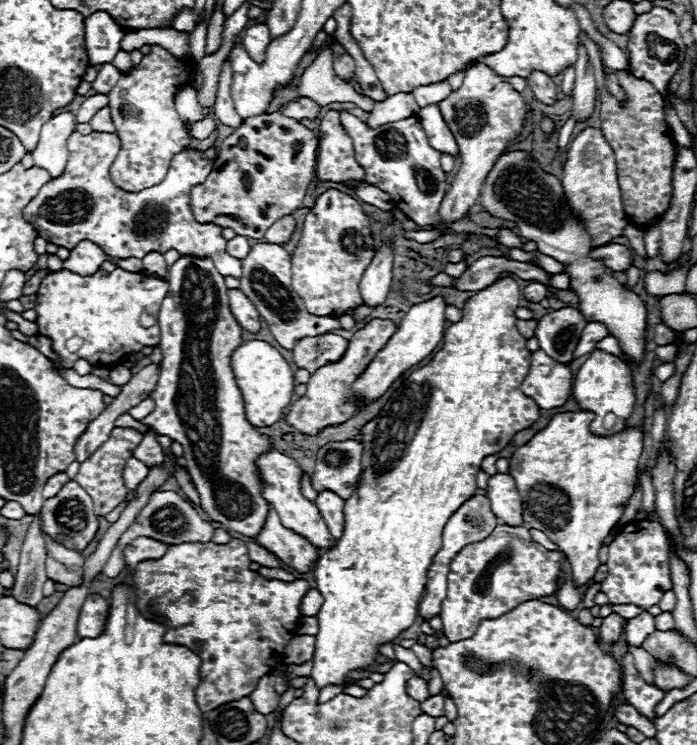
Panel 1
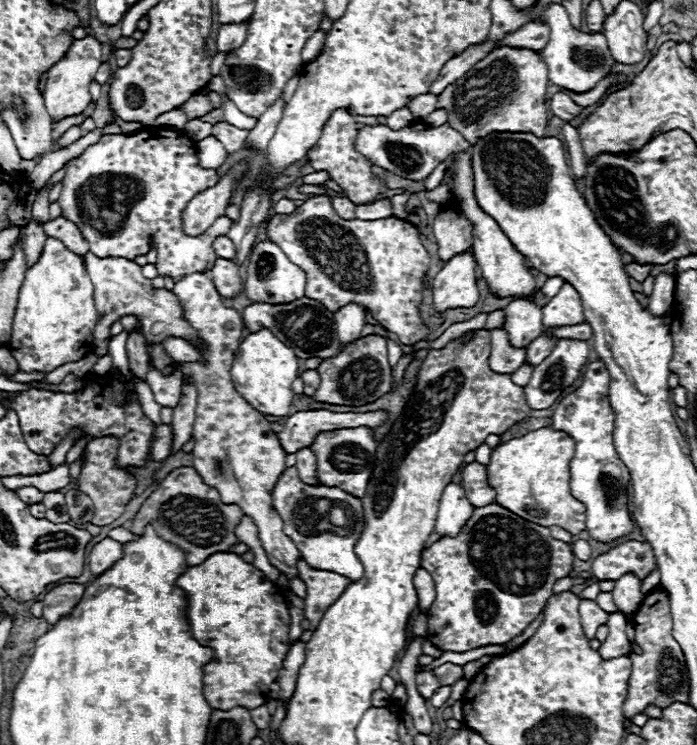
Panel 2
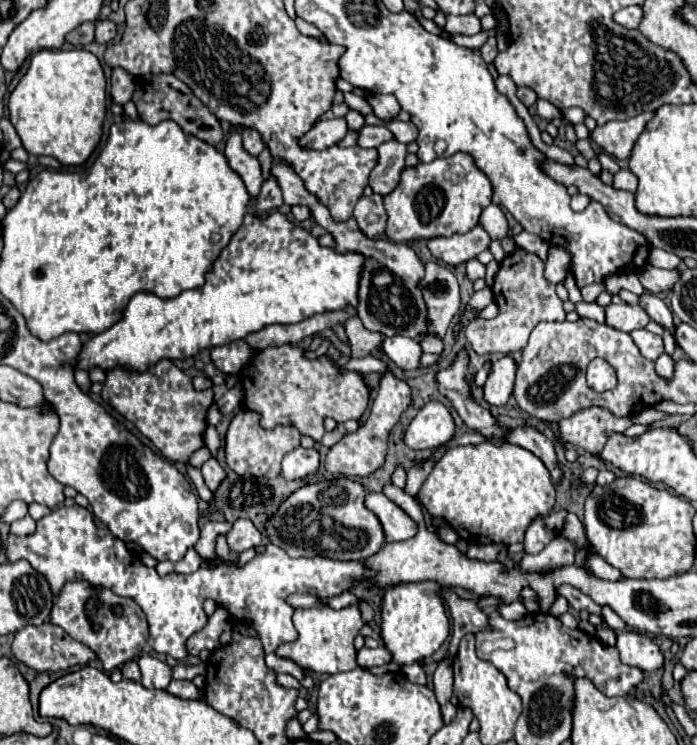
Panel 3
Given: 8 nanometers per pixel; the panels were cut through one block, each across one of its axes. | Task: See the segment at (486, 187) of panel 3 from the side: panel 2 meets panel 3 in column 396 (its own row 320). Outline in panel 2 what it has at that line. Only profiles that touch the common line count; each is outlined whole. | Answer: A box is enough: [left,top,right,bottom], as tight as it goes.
[146,272,300,580]

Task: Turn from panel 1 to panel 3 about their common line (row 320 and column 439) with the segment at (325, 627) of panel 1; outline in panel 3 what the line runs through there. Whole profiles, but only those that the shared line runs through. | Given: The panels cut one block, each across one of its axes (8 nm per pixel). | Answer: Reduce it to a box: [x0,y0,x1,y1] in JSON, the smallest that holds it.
[418,440,554,544]

